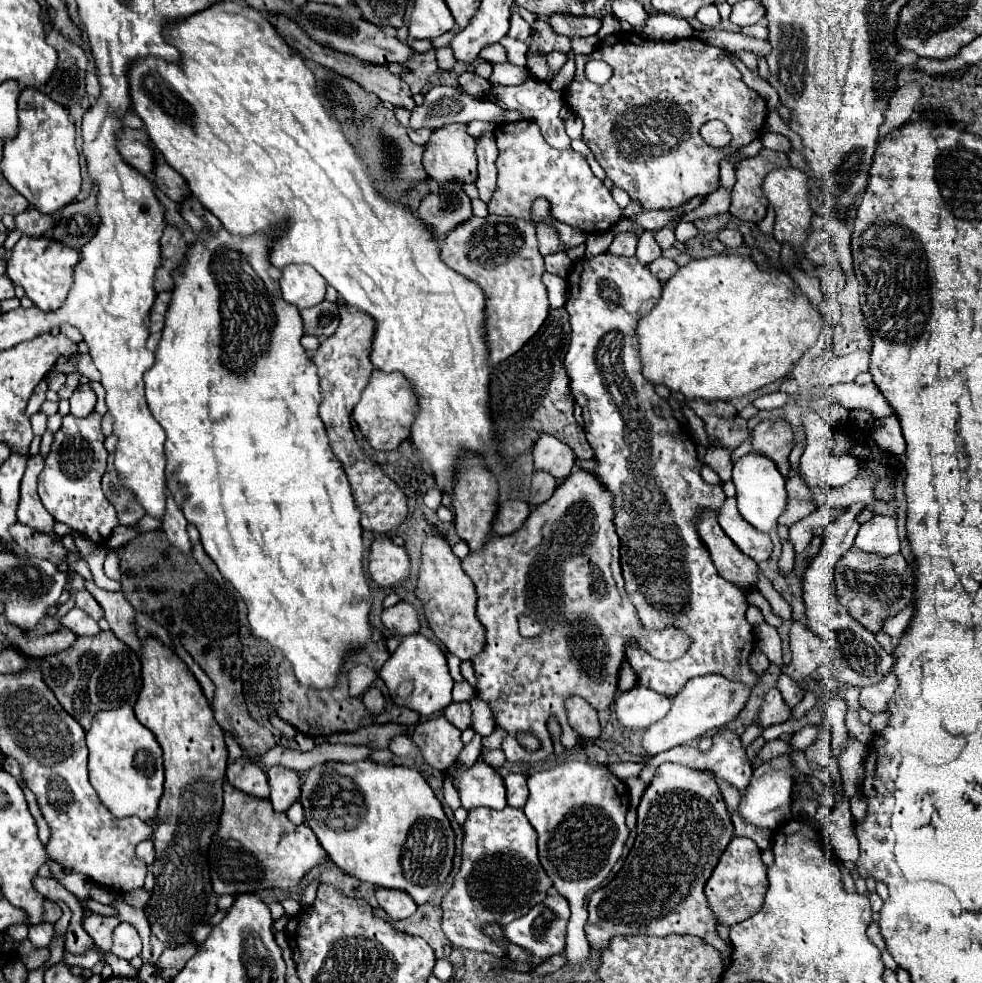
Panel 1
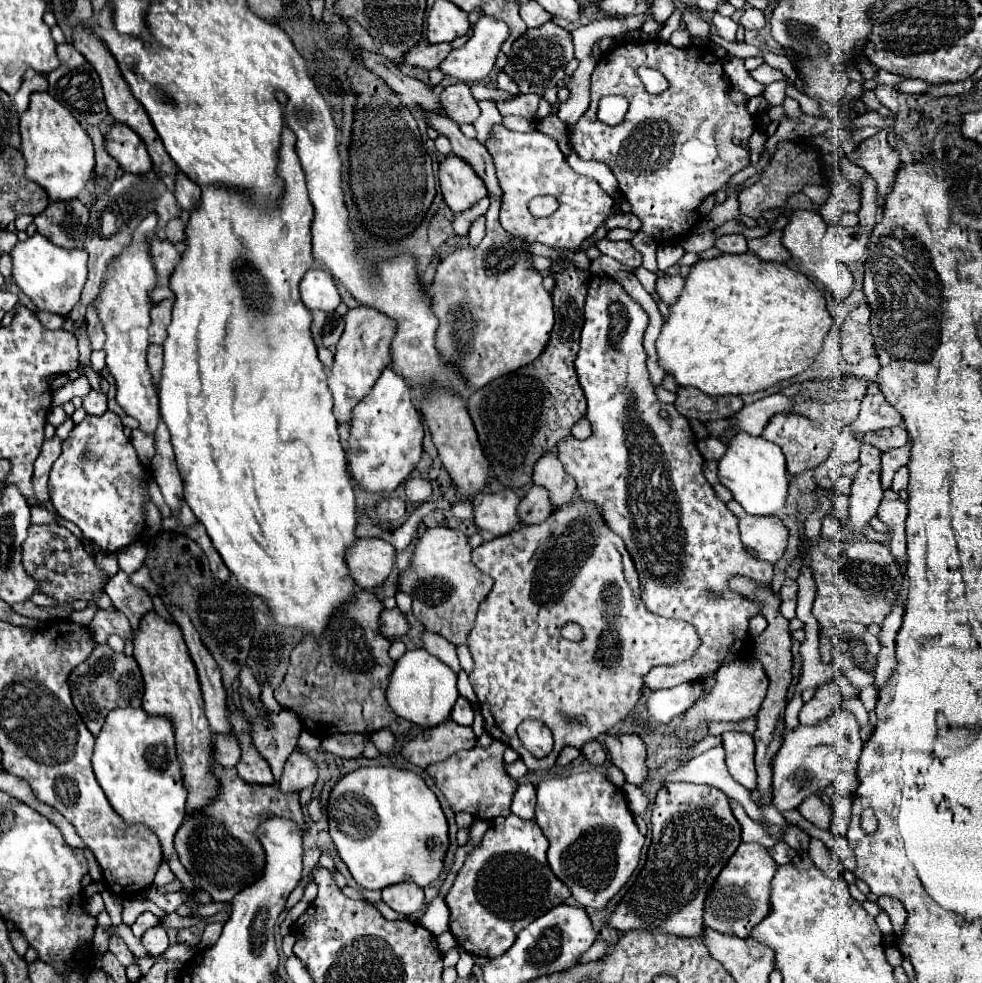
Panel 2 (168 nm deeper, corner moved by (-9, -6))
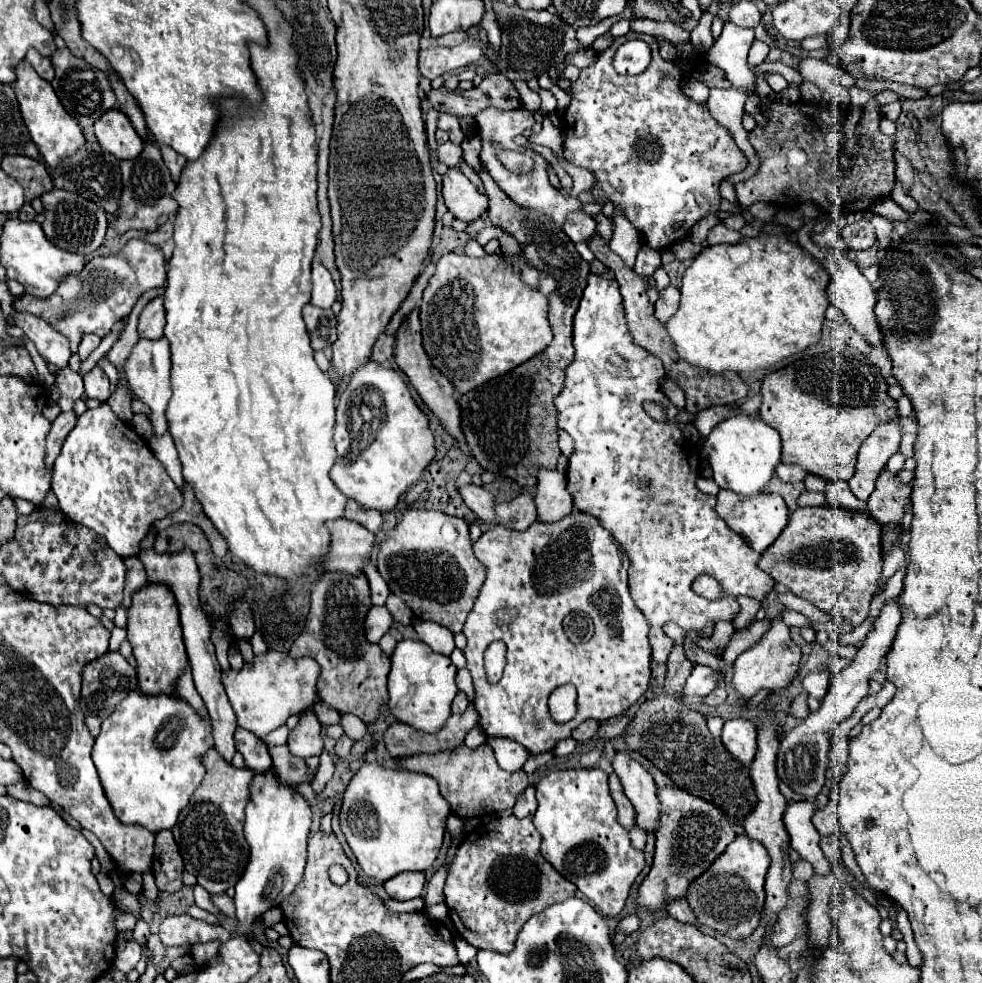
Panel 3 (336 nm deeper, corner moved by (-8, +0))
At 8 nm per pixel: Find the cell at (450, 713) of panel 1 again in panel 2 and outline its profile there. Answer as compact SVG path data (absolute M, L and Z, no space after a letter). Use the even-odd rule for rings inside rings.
M458 697L458 701L456 701L456 705L454 705L450 717L452 717L452 721L456 721L458 725L470 727L470 725L472 725L472 707L470 707L468 699Z

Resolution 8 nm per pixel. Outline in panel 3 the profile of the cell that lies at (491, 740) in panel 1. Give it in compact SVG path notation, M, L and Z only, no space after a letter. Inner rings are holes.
M463 745L445 753L409 755L399 759L399 767L431 775L439 783L441 795L449 801L451 811L461 819L473 819L473 817L483 817L503 809L511 809L517 801L517 795L525 791L525 787L529 785L525 771L517 771L517 773L503 771L497 765L493 757L493 749L489 745L481 745L477 749L467 749Z

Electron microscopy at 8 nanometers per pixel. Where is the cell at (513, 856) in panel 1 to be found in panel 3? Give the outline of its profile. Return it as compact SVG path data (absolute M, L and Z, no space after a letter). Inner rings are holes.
M515 815L497 817L489 823L473 829L471 835L467 833L463 837L461 845L457 847L455 859L449 867L449 873L447 873L445 903L449 907L449 917L451 917L457 933L467 943L475 945L477 949L491 949L491 951L505 955L505 953L513 951L517 933L521 931L523 923L531 915L575 895L577 887L571 881L567 881L563 875L559 875L551 867L551 863L547 863L543 859L543 855L539 853L539 845L541 845L541 835L537 833L533 821L517 819Z

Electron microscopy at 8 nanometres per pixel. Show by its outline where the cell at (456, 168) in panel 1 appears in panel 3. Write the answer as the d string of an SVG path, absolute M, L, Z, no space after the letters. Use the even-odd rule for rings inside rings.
M459 167L443 175L443 199L449 213L465 223L477 221L487 211L487 197L461 173Z

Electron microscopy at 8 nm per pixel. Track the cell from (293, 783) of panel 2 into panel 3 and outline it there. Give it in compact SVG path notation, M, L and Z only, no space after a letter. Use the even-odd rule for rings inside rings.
M313 707L305 709L299 713L299 723L295 729L289 733L289 749L297 757L311 757L311 755L321 755L323 751L323 737L321 737L321 723L317 715L313 713Z

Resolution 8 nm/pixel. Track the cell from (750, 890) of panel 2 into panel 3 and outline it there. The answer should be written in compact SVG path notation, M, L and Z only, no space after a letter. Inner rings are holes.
M737 835L735 841L725 849L725 853L719 855L713 861L713 865L689 885L687 901L689 901L689 907L693 909L693 913L697 915L697 921L729 939L747 939L761 923L761 911L765 907L763 883L765 883L767 869L769 869L769 855L767 855L765 847L761 843L749 839L747 835Z

